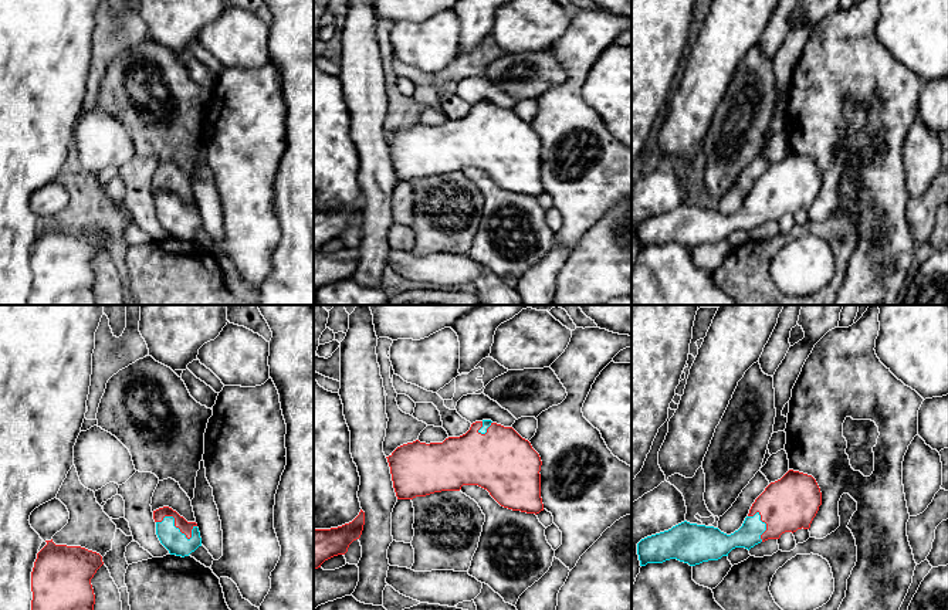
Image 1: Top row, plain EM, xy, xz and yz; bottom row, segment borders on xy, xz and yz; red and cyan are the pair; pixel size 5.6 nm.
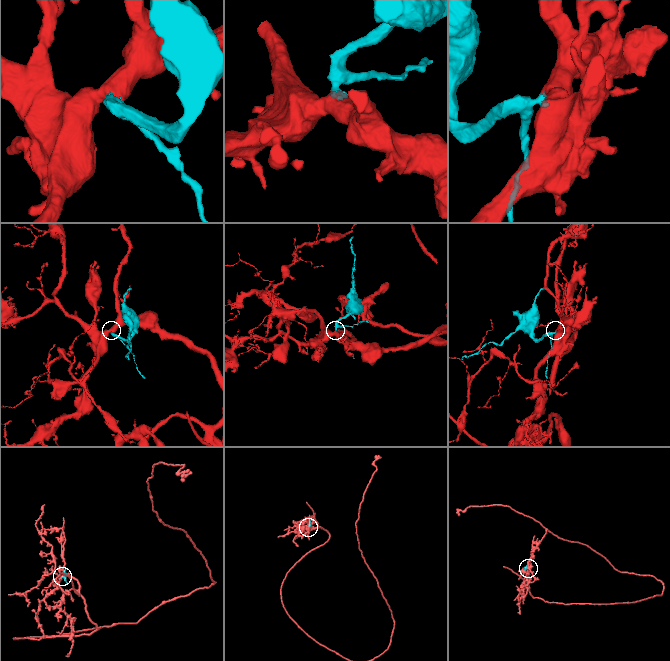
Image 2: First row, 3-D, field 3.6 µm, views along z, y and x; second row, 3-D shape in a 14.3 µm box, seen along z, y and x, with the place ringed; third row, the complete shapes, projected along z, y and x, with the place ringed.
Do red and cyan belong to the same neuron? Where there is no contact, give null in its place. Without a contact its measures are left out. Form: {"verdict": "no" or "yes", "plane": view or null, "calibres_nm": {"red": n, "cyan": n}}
{"verdict": "yes", "plane": "xy", "calibres_nm": {"red": 70, "cyan": 130}}

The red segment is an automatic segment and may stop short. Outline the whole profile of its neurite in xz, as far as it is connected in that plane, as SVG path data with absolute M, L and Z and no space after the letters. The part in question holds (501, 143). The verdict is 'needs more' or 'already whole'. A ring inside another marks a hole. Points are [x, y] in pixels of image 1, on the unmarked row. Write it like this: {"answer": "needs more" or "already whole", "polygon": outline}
{"answer": "needs more", "polygon": "M475 104L460 119L430 126L416 122L386 140L397 182L478 167L504 190L544 193L541 139L512 109Z"}

